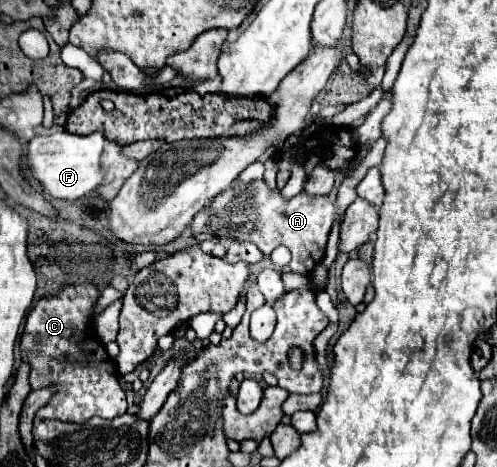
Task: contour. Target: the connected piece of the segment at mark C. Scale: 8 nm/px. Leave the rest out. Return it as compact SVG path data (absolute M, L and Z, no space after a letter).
M68 284L58 294L38 300L38 304L30 310L26 318L26 326L20 338L20 356L22 362L30 364L30 386L32 390L54 386L56 392L46 406L42 406L36 416L38 418L56 418L62 422L82 424L92 416L100 418L116 418L126 412L126 394L118 382L118 370L114 360L108 356L104 344L96 340L94 332L94 306L100 298L100 292L94 284Z

